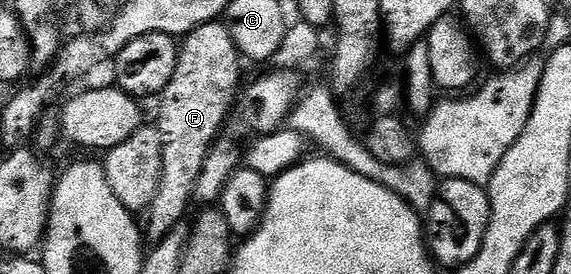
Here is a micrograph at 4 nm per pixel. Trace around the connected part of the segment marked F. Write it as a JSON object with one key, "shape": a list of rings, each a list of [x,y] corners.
{"shape":[[[223,21],[207,22],[194,28],[188,34],[183,35],[179,47],[180,55],[178,64],[174,68],[174,76],[170,80],[170,84],[166,84],[164,91],[158,95],[158,102],[160,102],[158,129],[162,136],[160,191],[142,214],[142,234],[152,244],[160,242],[171,230],[177,229],[183,223],[180,221],[183,220],[188,205],[193,205],[196,185],[200,179],[202,168],[206,164],[208,151],[212,149],[212,143],[221,137],[220,129],[223,128],[227,118],[229,121],[234,110],[234,103],[238,98],[238,91],[242,86],[242,81],[240,82],[242,59],[230,36],[228,27]]]}

